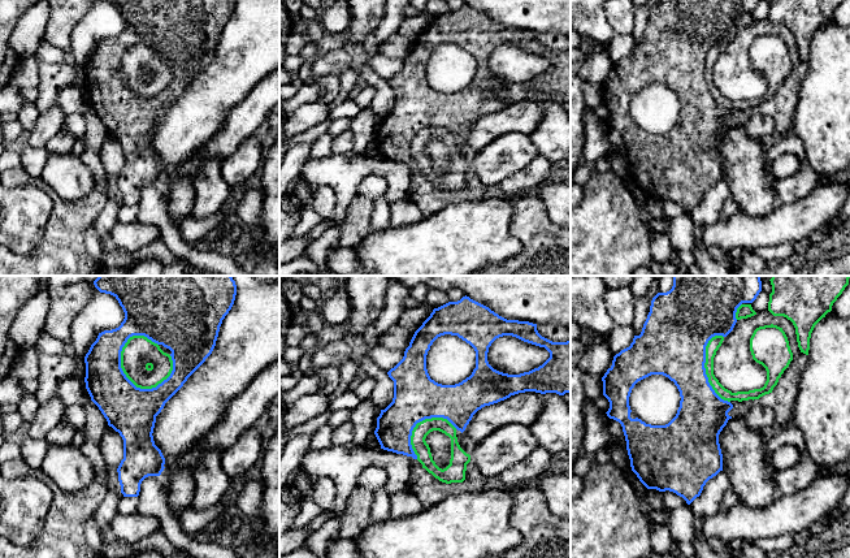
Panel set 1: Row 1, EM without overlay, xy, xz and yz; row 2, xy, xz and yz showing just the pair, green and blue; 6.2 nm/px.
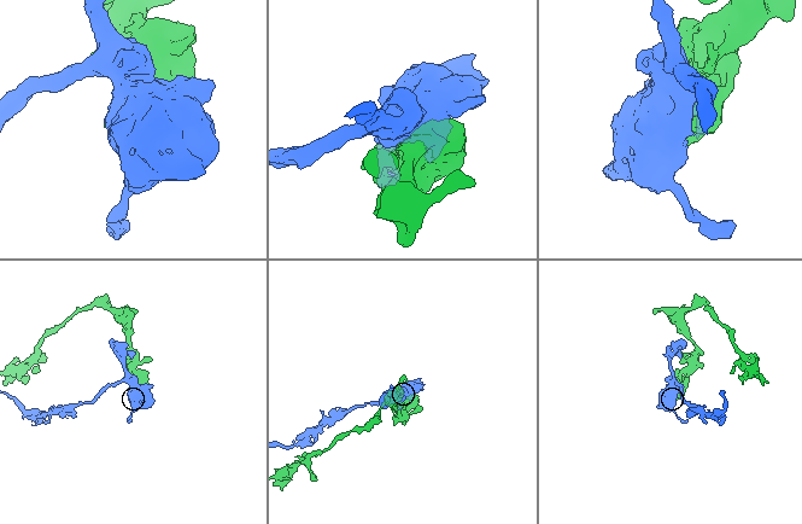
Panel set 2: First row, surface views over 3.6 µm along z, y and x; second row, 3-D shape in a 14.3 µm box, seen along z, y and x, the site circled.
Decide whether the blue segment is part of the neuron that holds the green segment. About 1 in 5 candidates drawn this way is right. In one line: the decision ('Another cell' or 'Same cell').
Another cell

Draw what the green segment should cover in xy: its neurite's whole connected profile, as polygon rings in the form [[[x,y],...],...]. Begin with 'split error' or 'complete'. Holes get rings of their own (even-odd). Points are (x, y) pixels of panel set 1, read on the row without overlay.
complete; [[[133,44],[122,56],[121,77],[136,96],[152,98],[170,85],[173,69],[147,46]]]

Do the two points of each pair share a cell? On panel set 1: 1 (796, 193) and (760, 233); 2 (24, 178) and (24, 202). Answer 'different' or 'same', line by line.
1: different
2: different

